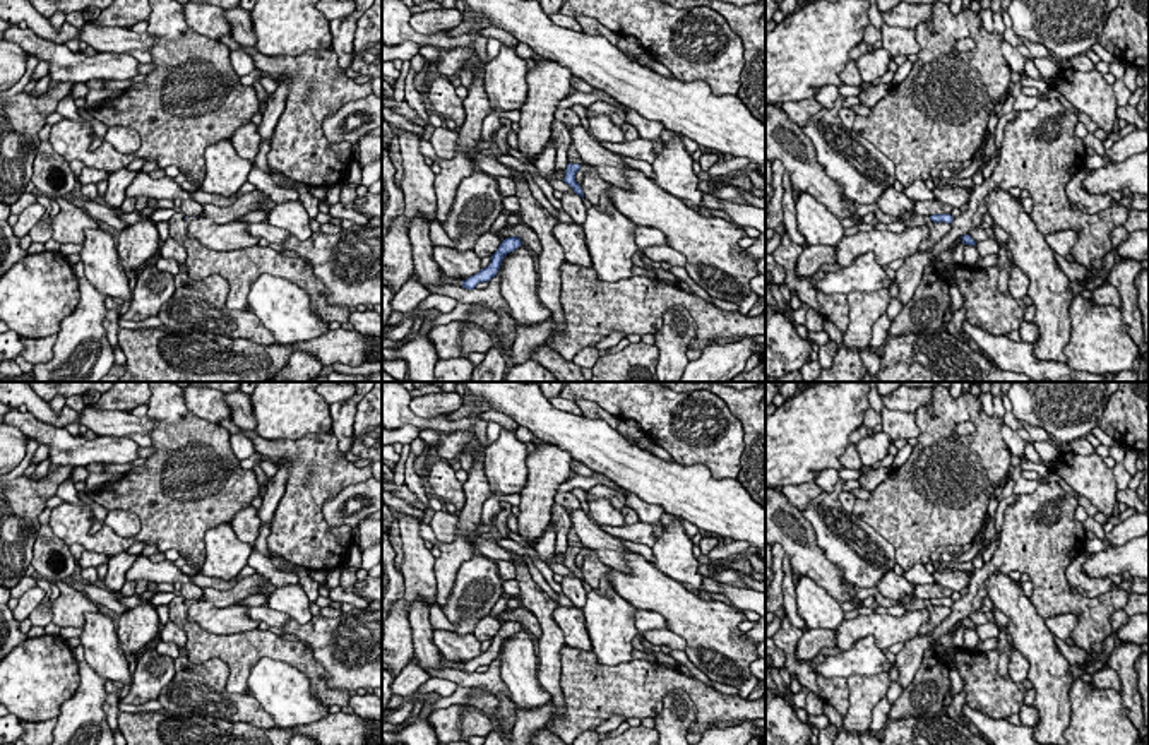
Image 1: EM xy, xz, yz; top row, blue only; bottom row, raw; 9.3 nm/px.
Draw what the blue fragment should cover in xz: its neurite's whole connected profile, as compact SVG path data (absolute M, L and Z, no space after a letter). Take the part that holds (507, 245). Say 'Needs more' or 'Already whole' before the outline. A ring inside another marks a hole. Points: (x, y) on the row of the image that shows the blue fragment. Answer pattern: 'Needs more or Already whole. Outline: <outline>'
Already whole. Outline: M517 236L505 238L500 243L498 250L491 255L490 265L481 269L478 274L467 277L466 281L462 281L462 288L474 289L479 283L485 283L485 281L490 283L497 276L503 257L514 252L515 248L519 248L521 245L522 241Z

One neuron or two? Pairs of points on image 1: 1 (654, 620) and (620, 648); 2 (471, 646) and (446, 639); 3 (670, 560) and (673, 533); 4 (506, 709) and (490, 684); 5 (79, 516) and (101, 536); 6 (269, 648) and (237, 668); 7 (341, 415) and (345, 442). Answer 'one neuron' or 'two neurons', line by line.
1: two neurons
2: one neuron
3: one neuron
4: two neurons
5: one neuron
6: one neuron
7: one neuron

